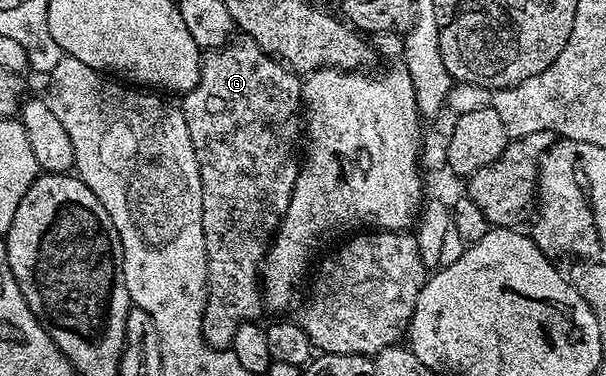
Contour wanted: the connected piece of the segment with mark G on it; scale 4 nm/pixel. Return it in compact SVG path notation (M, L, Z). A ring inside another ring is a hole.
M234 35L219 49L210 49L201 58L201 74L199 83L190 93L184 94L183 112L187 131L191 135L191 143L195 151L195 159L199 163L201 176L201 198L203 199L203 235L205 236L205 254L207 255L207 275L209 276L209 290L207 303L201 320L201 333L207 344L214 347L229 347L233 344L233 336L237 328L245 321L256 322L257 316L263 310L263 290L259 284L259 274L265 259L265 254L271 244L271 238L277 232L279 219L284 217L287 207L291 203L293 184L297 178L299 168L299 153L297 157L297 124L302 124L303 117L303 81L288 65L272 57L267 51L255 43L255 39L244 35Z

